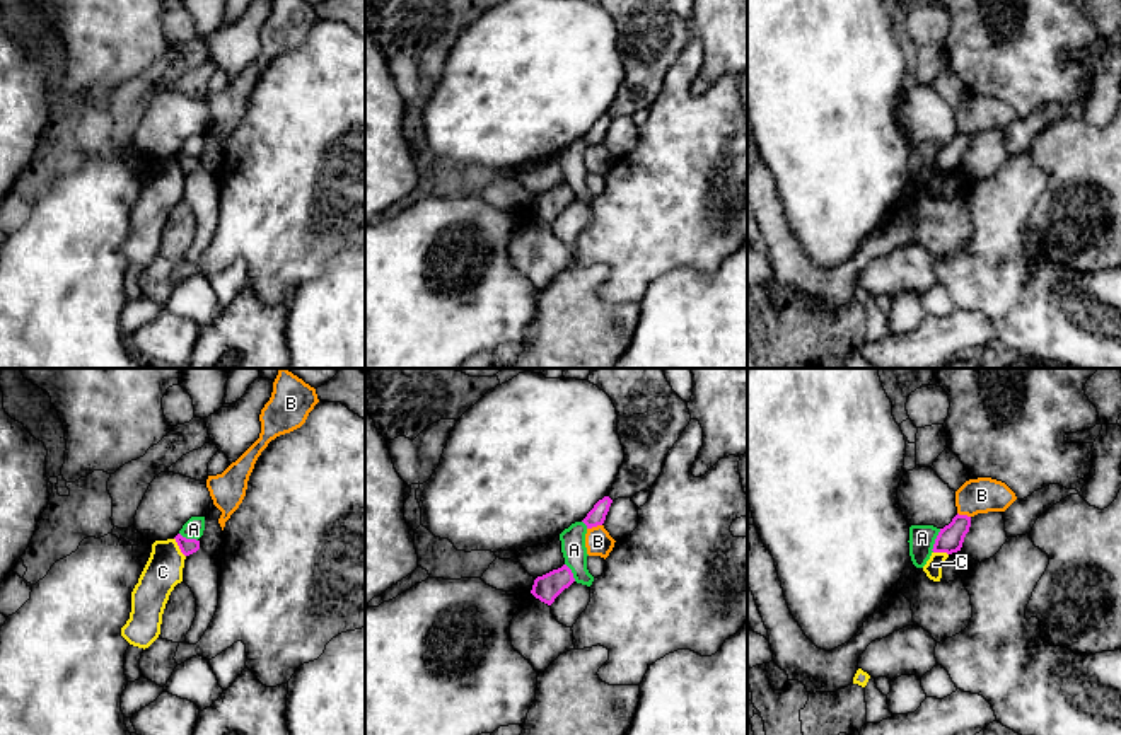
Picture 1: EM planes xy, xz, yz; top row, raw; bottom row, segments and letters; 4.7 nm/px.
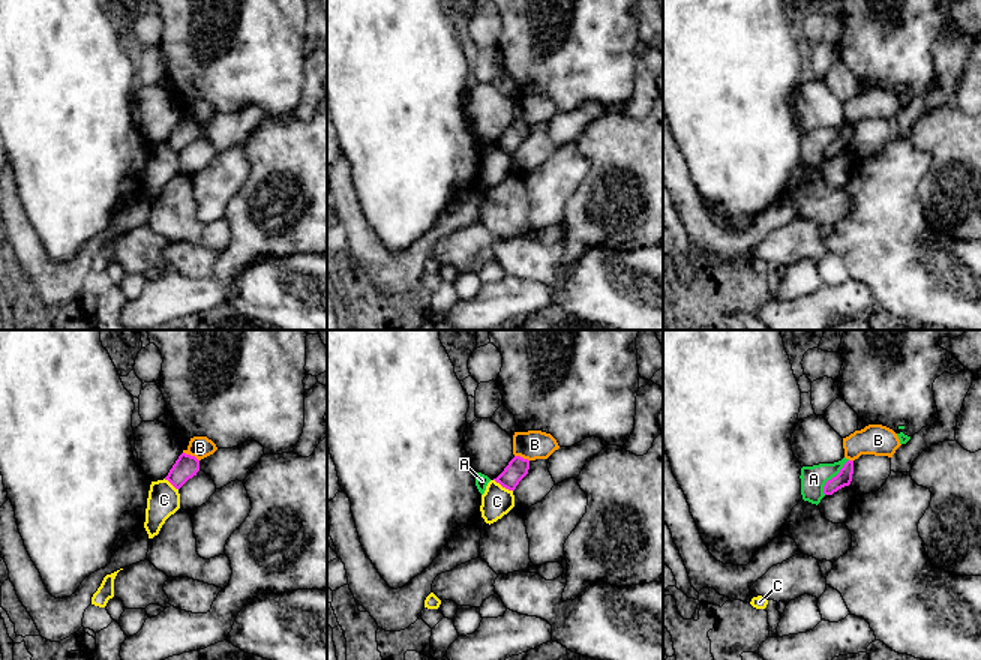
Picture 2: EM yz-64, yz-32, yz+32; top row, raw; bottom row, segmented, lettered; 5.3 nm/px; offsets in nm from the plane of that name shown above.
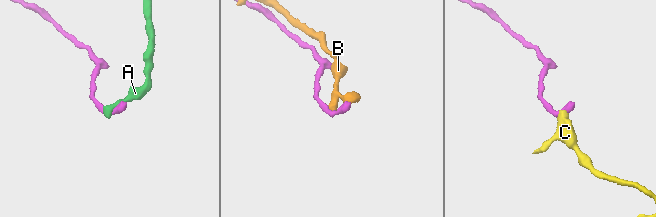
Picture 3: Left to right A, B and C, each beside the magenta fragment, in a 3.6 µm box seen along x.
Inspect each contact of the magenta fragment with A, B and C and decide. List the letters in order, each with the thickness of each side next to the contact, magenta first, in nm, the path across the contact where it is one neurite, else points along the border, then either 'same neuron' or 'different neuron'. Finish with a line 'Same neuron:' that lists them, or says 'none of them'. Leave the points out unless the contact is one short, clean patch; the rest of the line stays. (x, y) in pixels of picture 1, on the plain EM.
A: 120 nm thick on the magenta side, 130 nm on the other; border along yz (940, 147), (932, 169); different neuron
B: 80 nm thick on the magenta side, 130 nm on the other; different neuron
C: 80 nm thick on the magenta side, 180 nm on the other; border along xy (174, 156), (185, 174); different neuron
Same neuron: none of them

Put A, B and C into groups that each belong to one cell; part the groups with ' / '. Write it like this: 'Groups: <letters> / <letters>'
Groups: A / B / C

